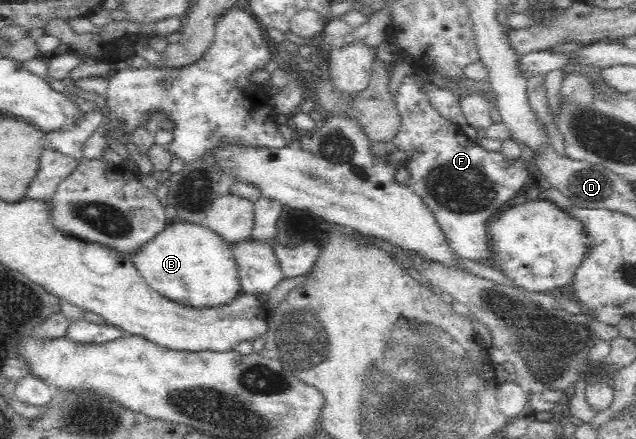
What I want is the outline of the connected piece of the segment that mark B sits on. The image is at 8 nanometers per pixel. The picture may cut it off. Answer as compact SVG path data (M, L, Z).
M182 220L178 223L171 221L164 232L156 235L155 239L148 241L140 249L134 250L131 256L139 274L152 290L160 293L169 302L188 307L192 311L223 310L236 303L236 299L240 299L240 294L243 293L231 246L210 232L205 225L193 225Z

